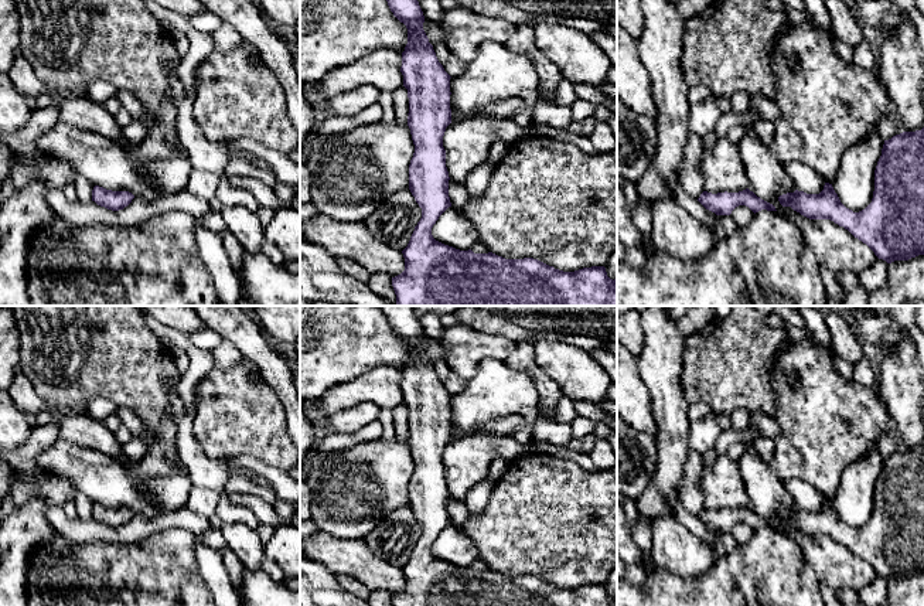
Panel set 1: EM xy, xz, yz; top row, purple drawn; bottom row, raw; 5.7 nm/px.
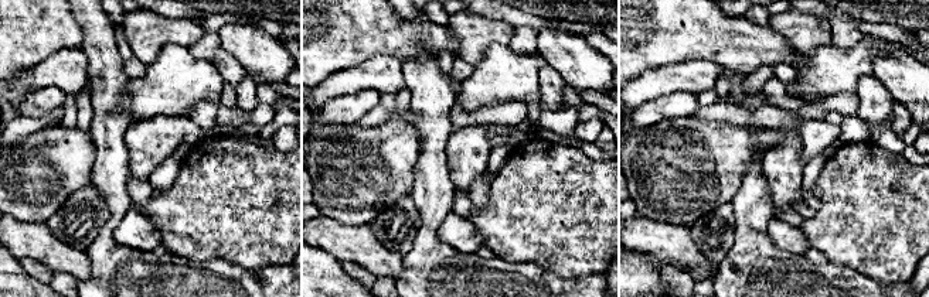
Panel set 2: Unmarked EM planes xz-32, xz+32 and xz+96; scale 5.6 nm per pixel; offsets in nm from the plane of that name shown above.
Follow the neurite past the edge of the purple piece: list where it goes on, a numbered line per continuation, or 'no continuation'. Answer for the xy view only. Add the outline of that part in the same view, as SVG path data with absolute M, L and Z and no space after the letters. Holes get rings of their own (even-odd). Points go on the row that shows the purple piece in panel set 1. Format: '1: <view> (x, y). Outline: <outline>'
no continuation

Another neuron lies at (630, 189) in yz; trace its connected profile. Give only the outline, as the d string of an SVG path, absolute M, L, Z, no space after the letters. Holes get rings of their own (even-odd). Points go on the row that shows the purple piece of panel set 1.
M623 180L621 188L627 197L628 207L634 208L637 205L637 201L638 201L637 184L631 183L628 180Z

